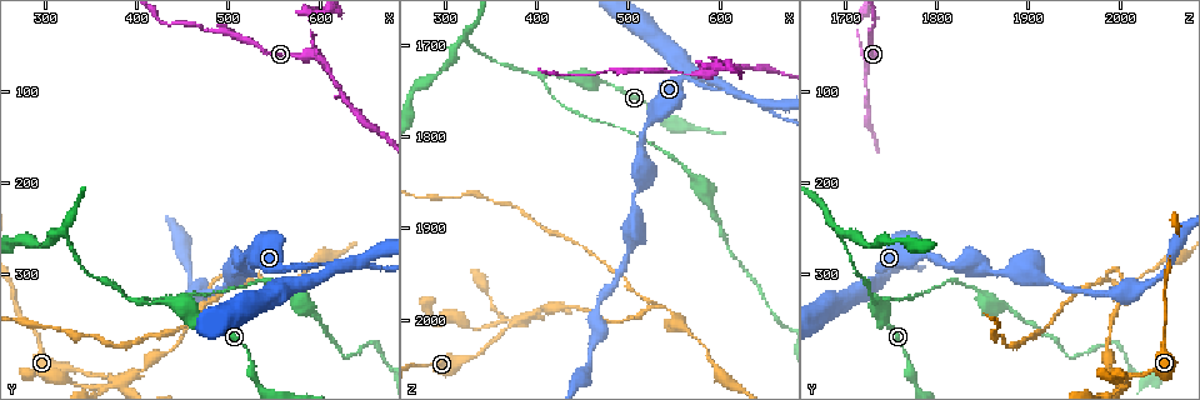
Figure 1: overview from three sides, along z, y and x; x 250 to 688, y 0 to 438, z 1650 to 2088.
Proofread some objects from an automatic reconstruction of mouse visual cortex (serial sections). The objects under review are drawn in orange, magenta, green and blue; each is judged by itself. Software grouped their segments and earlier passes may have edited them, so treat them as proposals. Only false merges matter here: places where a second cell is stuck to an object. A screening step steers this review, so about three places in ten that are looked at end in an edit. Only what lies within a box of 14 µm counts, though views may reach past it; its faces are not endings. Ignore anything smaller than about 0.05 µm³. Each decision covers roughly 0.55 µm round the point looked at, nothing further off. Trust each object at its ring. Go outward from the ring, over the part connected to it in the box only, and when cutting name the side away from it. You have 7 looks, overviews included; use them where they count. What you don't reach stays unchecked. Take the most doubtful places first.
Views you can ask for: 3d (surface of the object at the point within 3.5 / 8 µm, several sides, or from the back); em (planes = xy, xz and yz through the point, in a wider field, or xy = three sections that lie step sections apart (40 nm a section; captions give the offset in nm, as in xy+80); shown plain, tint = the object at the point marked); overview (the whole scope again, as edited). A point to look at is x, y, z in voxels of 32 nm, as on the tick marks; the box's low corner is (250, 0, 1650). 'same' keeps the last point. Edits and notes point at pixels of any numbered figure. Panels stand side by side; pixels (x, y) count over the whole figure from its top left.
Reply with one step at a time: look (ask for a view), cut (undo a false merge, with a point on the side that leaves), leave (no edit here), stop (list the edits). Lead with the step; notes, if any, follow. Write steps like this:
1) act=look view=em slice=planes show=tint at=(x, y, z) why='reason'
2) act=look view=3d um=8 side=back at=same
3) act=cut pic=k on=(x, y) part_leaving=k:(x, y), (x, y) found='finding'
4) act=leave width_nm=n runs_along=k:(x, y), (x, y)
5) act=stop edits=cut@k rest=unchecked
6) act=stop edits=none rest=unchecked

act=look view=3d um=3.5 at=(380, 415, 2005) why='sharp bend'

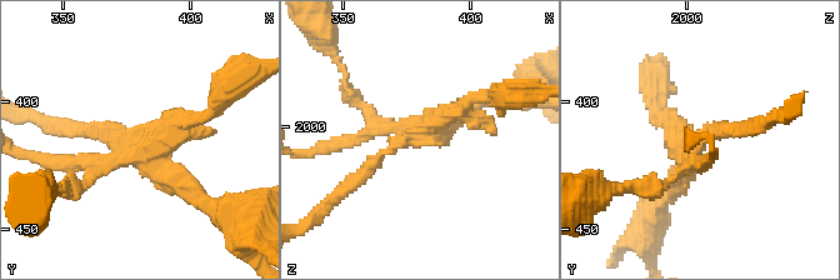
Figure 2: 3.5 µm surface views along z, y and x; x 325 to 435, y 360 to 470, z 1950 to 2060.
act=look view=em slice=xy step=3 show=tint at=(376, 418, 2003) why='shape alone is not enough'

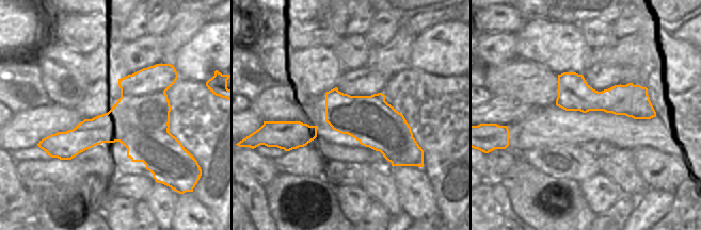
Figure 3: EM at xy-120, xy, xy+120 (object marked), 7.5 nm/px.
act=cut pic=2 on=(198, 126) part_leaving=2:(154, 143), (208, 116), (246, 70) found='a second cell is stuck on'

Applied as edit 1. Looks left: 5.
act=look view=3d um=3.5 at=(410, 330, 1735) why='three arms meet'

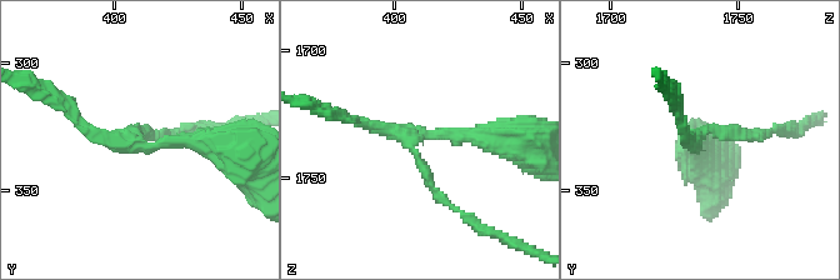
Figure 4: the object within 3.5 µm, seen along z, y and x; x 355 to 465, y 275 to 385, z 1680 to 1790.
act=look view=em slice=planes show=tint at=(407, 329, 1735) arms=3 arm_widths_nm=150,150,200

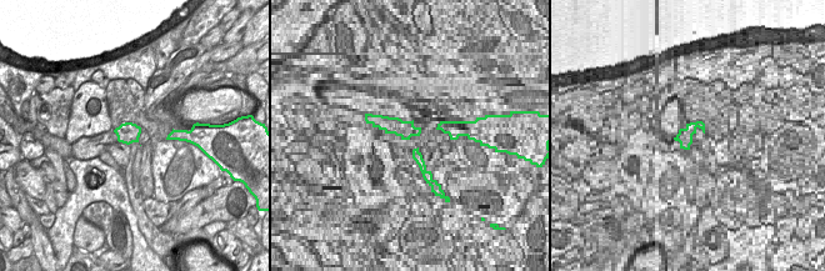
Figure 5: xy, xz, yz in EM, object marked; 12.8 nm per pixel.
act=leave runs_along=4:(211, 145), (116, 141), (63, 106) found='continuous, no second cell'

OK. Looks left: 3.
act=look view=3d um=3.5 at=(600, 70, 1725) why='three arms meet'

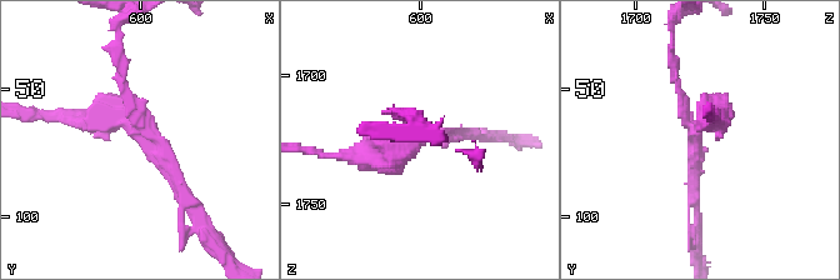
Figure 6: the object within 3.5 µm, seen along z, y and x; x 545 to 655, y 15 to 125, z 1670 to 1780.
act=look view=em slice=planes show=tint at=(598, 66, 1724) why='now the EM'

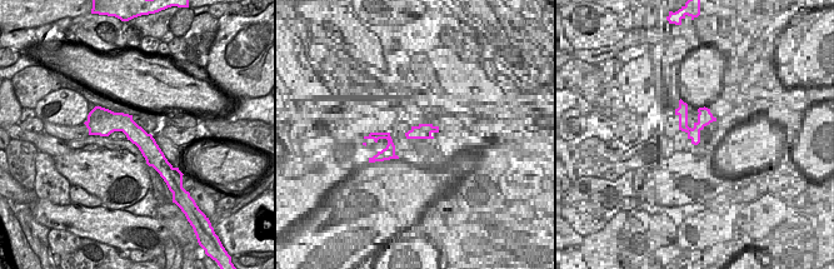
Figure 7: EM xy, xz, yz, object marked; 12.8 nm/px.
act=cut pic=6 on=(124, 84) arm_widths_nm=100,150,200 part_leaving=6:(140, 128), (114, 43) found='two cells meet here'

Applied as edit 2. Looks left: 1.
act=stop edits=cut@2,cut@6 rest=unchecked

